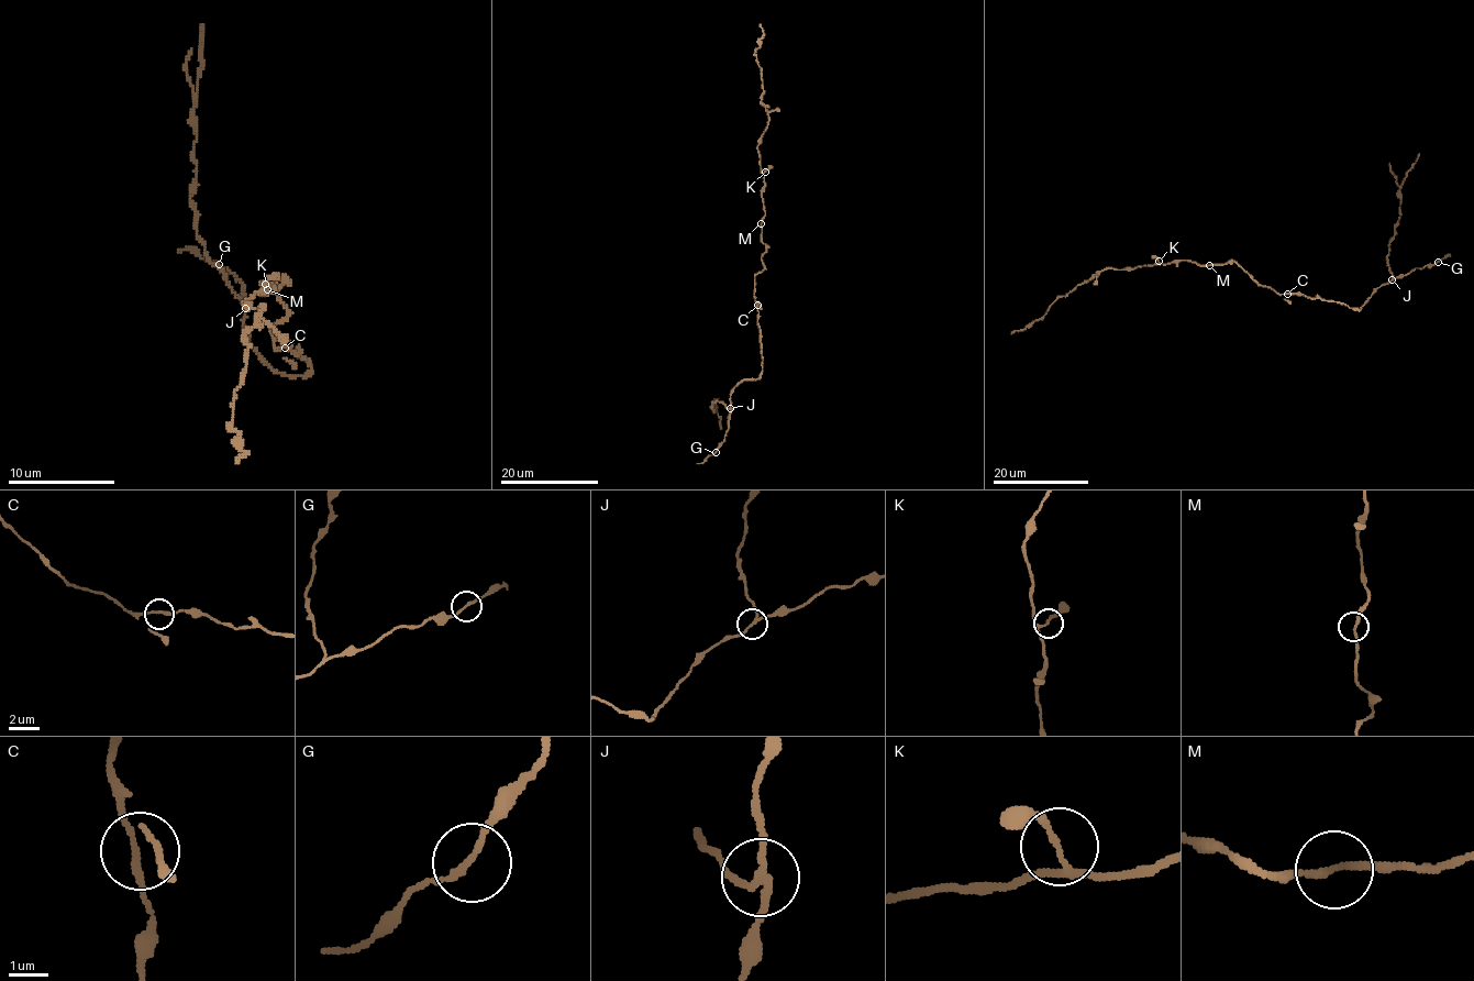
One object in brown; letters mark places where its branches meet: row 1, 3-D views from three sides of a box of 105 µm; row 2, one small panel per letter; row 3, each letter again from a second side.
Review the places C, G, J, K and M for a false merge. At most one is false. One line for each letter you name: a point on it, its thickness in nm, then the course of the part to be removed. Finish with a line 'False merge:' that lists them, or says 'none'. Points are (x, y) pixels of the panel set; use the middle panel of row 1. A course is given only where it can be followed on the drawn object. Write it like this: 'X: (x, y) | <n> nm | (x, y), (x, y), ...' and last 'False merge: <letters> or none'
J: (730, 408) | 150 nm | (731, 408), (720, 401), (712, 401), (710, 406), (720, 417), (720, 429)
False merge: J

